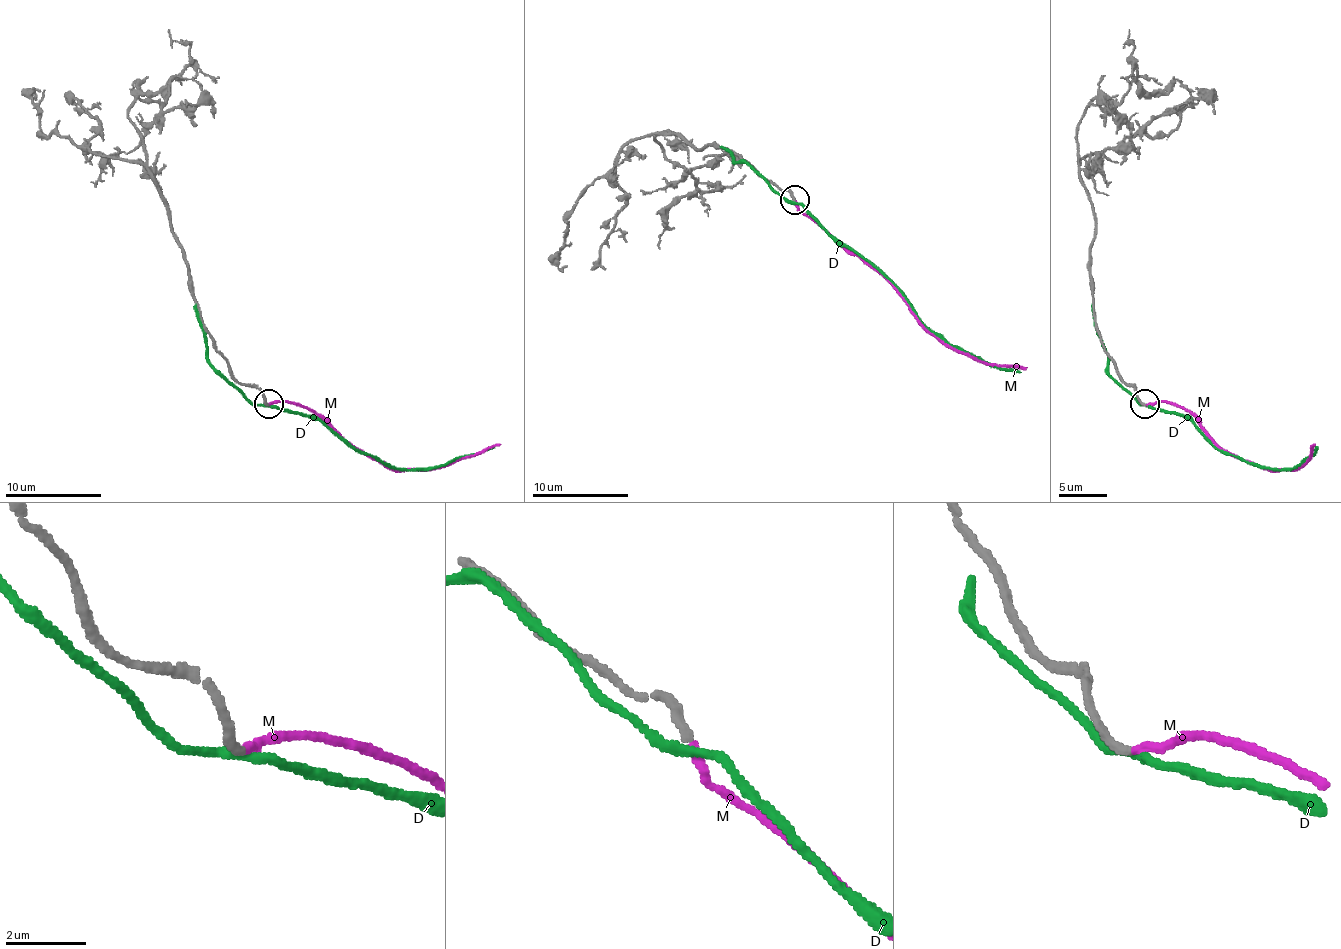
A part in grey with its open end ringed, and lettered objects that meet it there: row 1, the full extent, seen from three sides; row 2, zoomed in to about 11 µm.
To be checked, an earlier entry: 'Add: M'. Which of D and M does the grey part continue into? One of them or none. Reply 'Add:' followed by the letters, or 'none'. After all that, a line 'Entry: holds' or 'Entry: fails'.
Add: M
Entry: holds

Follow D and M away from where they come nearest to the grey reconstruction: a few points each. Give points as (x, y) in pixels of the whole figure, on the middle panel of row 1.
D: (792, 200), (881, 272), (925, 323), (958, 347), (1002, 369), (1021, 371)
M: (794, 200), (801, 212), (818, 221), (881, 275), (917, 321), (956, 350), (990, 364), (1026, 369)

